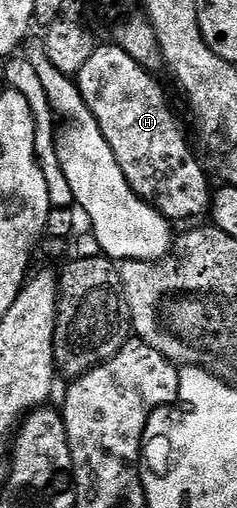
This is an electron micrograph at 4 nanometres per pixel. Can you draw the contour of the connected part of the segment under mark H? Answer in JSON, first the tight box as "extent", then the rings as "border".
{"extent":[76,43,212,221],"border":[[[116,43],[99,44],[94,54],[80,67],[76,78],[80,95],[84,95],[84,103],[88,103],[88,111],[96,119],[104,139],[108,139],[108,147],[112,147],[112,155],[116,155],[116,163],[120,163],[120,171],[124,171],[124,179],[132,187],[141,201],[154,206],[167,221],[190,221],[193,217],[207,216],[212,184],[206,178],[202,165],[196,154],[190,150],[186,142],[186,133],[178,122],[172,106],[166,102],[166,93],[151,70],[145,69],[128,51],[121,49]]]}

